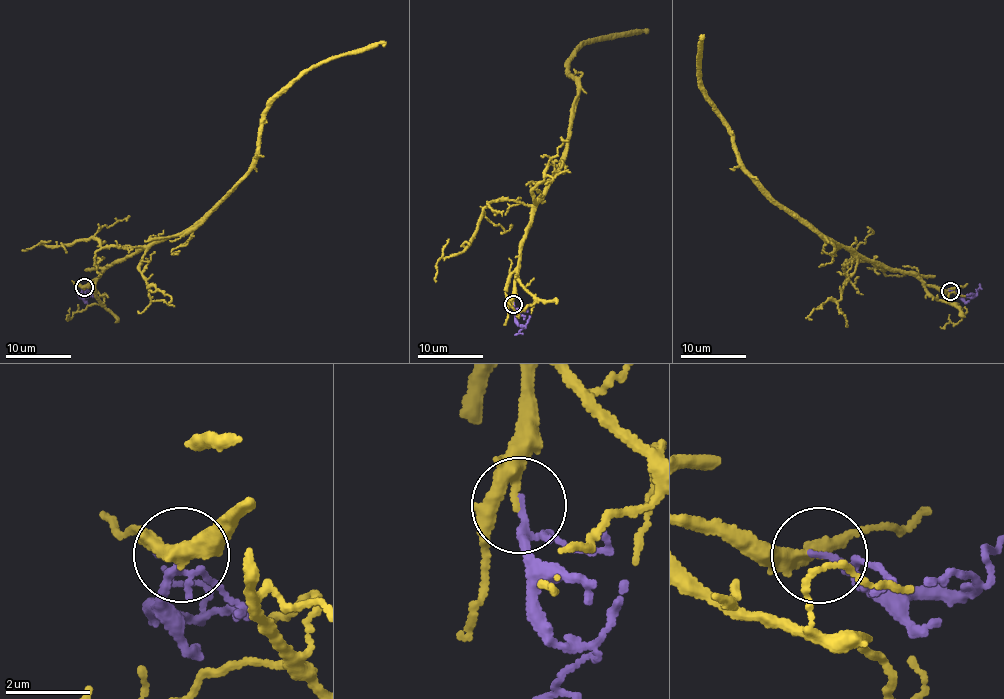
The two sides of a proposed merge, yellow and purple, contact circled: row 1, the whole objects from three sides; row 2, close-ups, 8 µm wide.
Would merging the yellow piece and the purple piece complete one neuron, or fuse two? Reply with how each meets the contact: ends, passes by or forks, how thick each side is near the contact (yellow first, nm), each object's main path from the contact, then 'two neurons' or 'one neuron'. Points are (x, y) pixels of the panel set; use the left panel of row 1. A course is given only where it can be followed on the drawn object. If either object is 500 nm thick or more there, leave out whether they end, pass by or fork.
yellow forks there; purple forks there; 160 nm thick on the yellow side, 110 nm on the other; yellow runs (83, 287), (217, 206), (249, 170), (262, 112), (304, 74), (341, 55), (384, 47); purple runs (83, 287), (78, 295), (86, 296), (79, 284); one neuron

